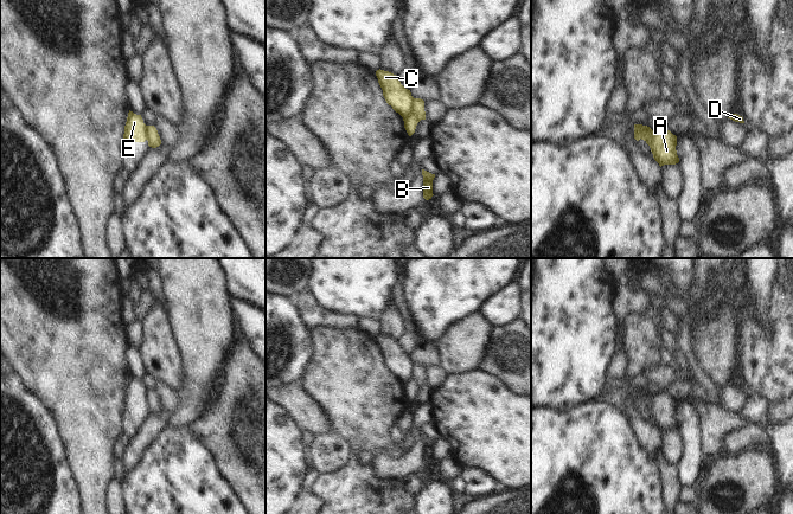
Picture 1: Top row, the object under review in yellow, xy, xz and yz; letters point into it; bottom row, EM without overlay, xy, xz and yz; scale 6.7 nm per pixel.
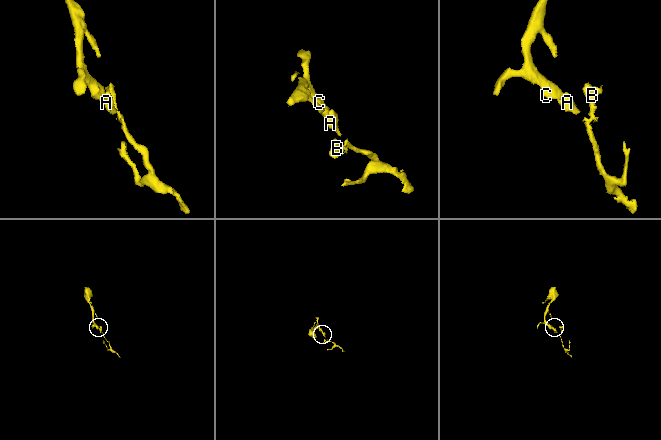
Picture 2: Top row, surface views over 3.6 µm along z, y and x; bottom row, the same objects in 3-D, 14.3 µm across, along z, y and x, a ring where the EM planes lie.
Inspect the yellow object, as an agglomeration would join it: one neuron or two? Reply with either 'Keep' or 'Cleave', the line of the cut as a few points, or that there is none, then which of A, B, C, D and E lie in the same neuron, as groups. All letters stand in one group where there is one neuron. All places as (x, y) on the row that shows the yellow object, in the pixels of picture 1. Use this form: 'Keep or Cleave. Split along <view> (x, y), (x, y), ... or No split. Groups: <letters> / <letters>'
Cleave. Split along xz (414, 98), (410, 110), (403, 117). Groups: A B D / C E.

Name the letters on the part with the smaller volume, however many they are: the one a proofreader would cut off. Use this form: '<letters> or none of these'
A, B, D

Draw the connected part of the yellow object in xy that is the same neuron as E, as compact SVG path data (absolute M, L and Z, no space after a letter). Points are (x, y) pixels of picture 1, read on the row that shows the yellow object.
M129 110L124 126L123 142L145 142L146 140L146 124L141 115Z

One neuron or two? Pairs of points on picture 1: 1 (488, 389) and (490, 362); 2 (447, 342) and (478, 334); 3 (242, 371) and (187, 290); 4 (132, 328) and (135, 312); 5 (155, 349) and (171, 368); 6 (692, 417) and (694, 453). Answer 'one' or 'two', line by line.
1: two
2: one
3: two
4: two
5: one
6: one

